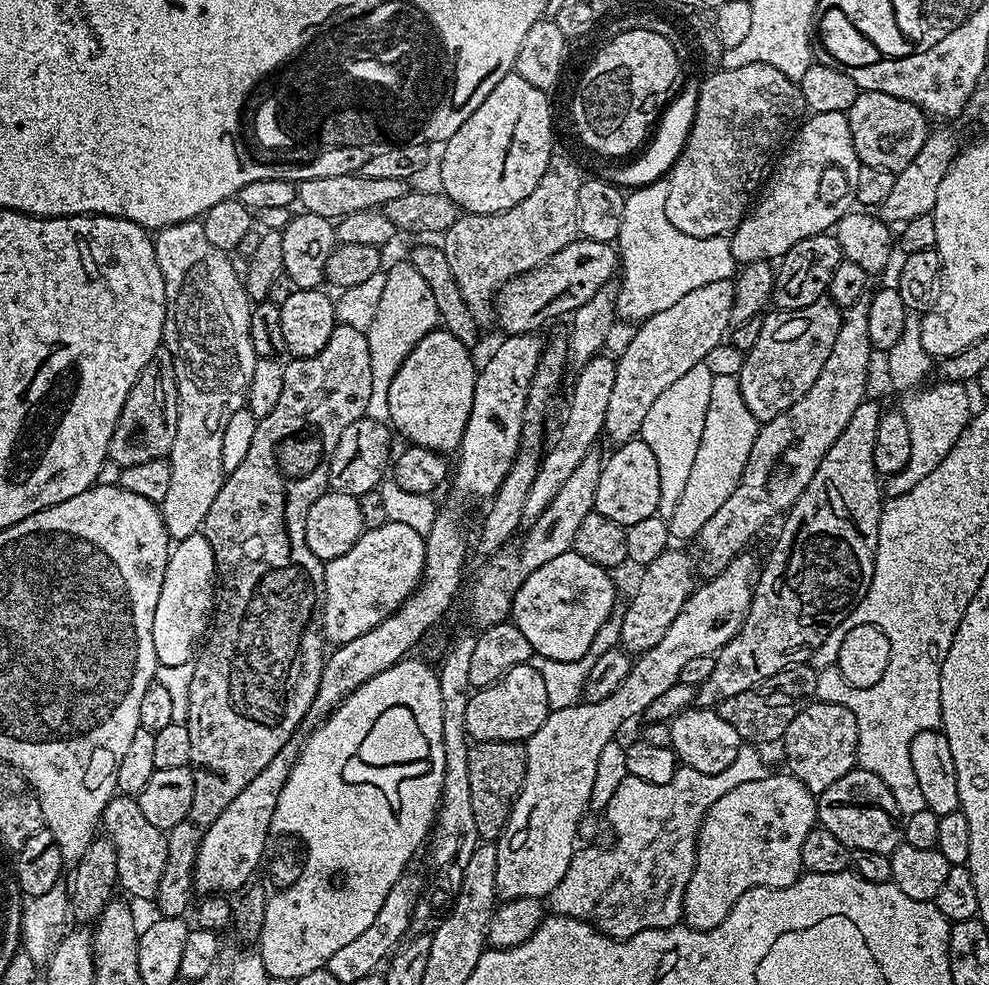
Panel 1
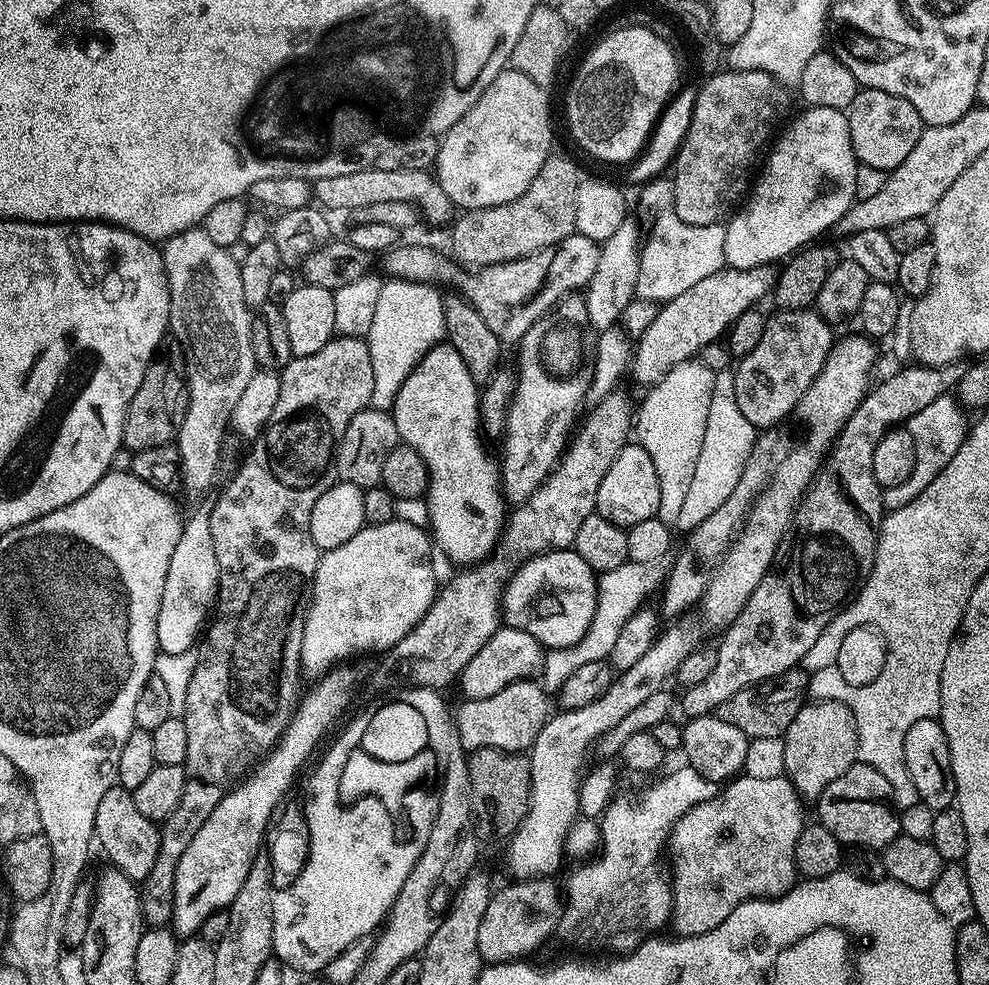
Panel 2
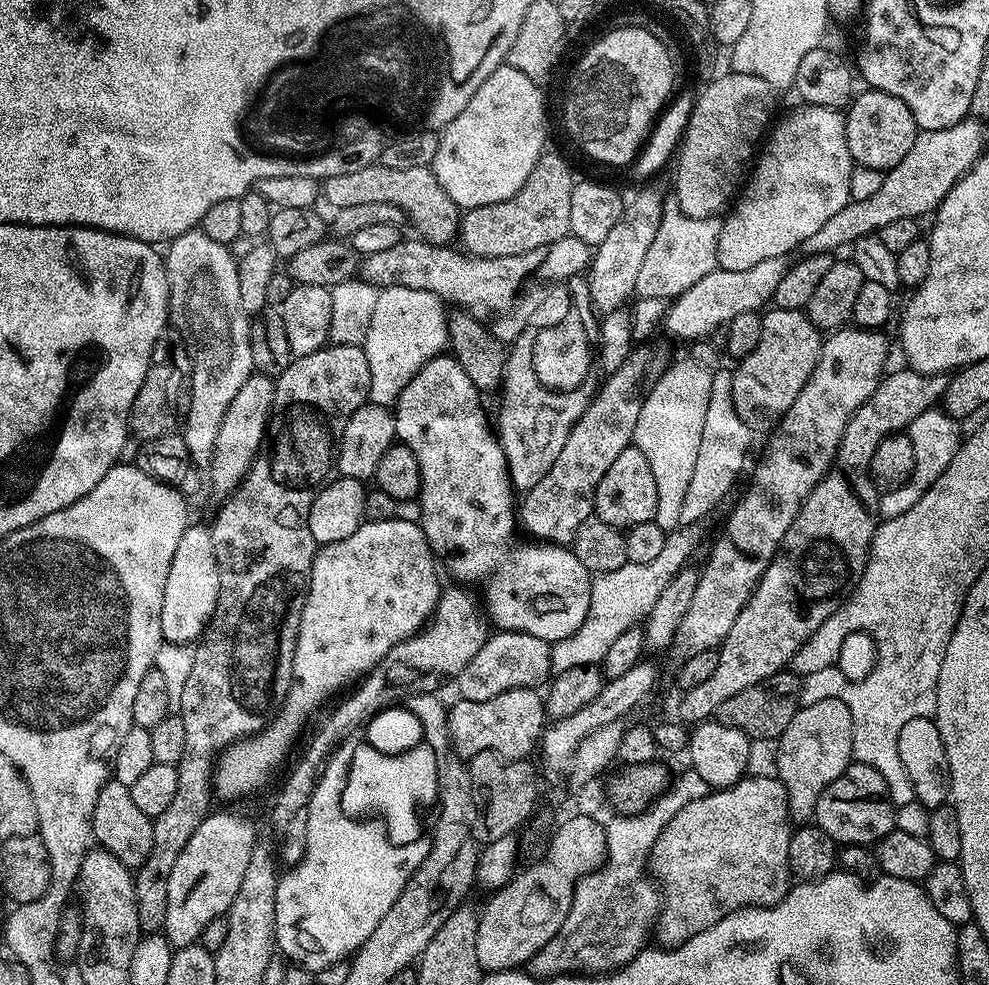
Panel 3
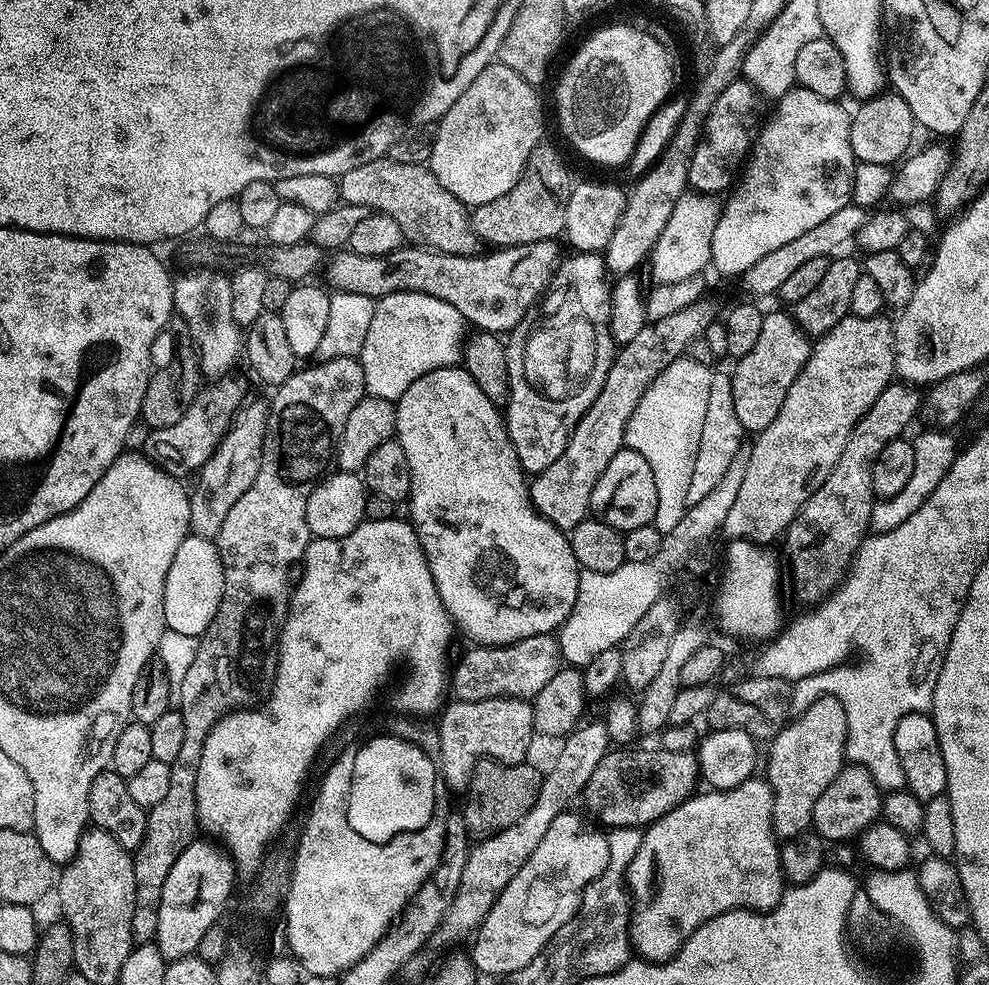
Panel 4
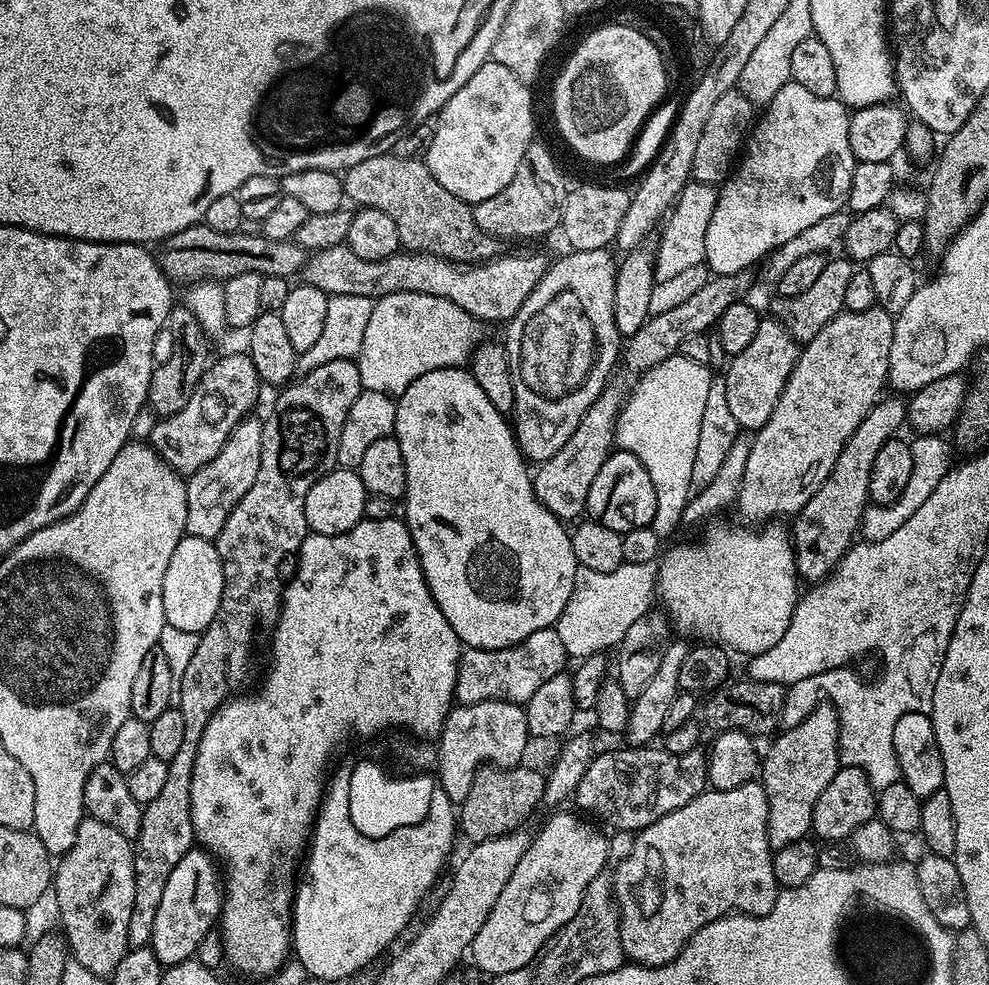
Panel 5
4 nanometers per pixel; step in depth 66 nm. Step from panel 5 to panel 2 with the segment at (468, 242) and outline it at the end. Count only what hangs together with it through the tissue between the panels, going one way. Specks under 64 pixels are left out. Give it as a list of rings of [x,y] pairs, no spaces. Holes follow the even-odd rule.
[[[375,166],[363,168],[354,170],[354,174],[338,174],[335,178],[315,181],[311,185],[311,195],[315,203],[329,213],[351,214],[358,206],[370,206],[373,202],[410,202],[422,209],[426,213],[426,220],[432,224],[447,225],[454,216],[454,205],[450,198],[446,198],[440,181],[428,170],[382,170]]]

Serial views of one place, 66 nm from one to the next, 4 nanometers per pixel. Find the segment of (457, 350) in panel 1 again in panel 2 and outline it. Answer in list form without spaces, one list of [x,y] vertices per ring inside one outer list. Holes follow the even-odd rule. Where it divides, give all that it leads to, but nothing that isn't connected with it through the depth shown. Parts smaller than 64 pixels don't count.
[[[447,342],[434,345],[404,379],[390,411],[398,426],[401,441],[418,450],[418,454],[422,454],[422,462],[426,462],[428,467],[426,503],[430,536],[435,547],[439,551],[441,548],[450,559],[457,560],[460,566],[475,565],[495,549],[502,531],[502,493],[497,463],[484,458],[478,446],[480,392],[477,380],[470,370],[466,370],[466,362],[462,362],[462,354],[458,354],[458,350],[454,350],[454,346]]]

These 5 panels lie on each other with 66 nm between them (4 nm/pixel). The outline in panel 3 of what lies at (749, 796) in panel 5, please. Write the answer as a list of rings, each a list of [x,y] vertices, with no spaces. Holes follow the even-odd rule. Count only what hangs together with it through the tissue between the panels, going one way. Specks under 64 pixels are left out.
[[[749,775],[747,778],[739,780],[734,786],[730,786],[729,788],[709,791],[707,796],[703,796],[686,806],[682,806],[682,810],[678,810],[678,814],[674,814],[674,818],[670,818],[670,822],[664,827],[662,834],[658,834],[650,857],[650,872],[658,881],[662,897],[660,915],[656,917],[654,925],[654,936],[656,934],[655,943],[657,945],[676,948],[690,938],[694,938],[694,934],[702,934],[710,926],[714,926],[714,922],[722,922],[722,918],[726,918],[731,912],[737,912],[739,908],[745,906],[771,908],[772,905],[776,904],[782,898],[786,898],[789,888],[793,887],[794,877],[790,870],[788,855],[790,854],[790,838],[794,831],[794,821],[788,814],[788,795],[782,786],[782,782],[775,775],[751,776]]]

